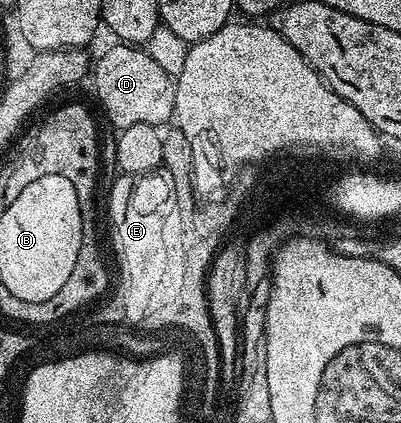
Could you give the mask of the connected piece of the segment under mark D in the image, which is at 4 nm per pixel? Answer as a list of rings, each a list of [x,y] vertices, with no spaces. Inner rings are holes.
[[[122,41],[112,44],[103,56],[93,63],[95,95],[99,98],[108,121],[119,131],[129,129],[129,125],[153,125],[162,128],[170,124],[175,114],[173,76],[165,73],[165,69],[161,69],[161,65],[157,65],[157,61],[153,61],[153,57],[149,57],[149,53],[142,46]]]

